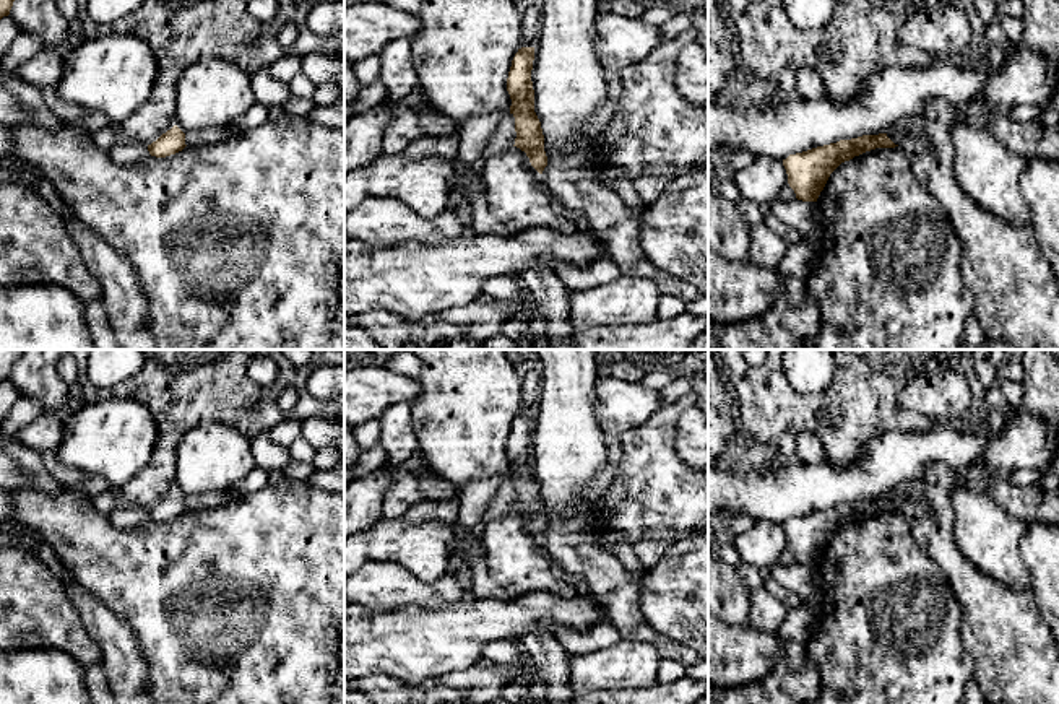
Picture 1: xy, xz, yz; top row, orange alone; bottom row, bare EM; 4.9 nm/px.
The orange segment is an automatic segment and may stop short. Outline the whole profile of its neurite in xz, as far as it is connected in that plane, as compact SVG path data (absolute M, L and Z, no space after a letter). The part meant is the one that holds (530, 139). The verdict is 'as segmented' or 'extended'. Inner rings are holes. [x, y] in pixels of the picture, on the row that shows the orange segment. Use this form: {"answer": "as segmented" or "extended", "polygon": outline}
{"answer": "as segmented", "polygon": "M534 47L518 49L508 72L507 91L512 99L510 114L515 117L517 138L513 146L525 151L531 166L542 174L547 156L541 122L534 112L533 60Z"}

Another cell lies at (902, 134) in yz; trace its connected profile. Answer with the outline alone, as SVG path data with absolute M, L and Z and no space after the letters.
M910 124L893 125L887 130L887 137L898 146L908 146L914 137L913 127Z

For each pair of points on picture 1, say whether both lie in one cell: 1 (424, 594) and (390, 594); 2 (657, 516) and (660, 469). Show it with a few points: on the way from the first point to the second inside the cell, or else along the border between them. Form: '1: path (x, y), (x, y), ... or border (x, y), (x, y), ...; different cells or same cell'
1: path (416, 594), (398, 594); same cell
2: path (658, 504), (660, 480); same cell

